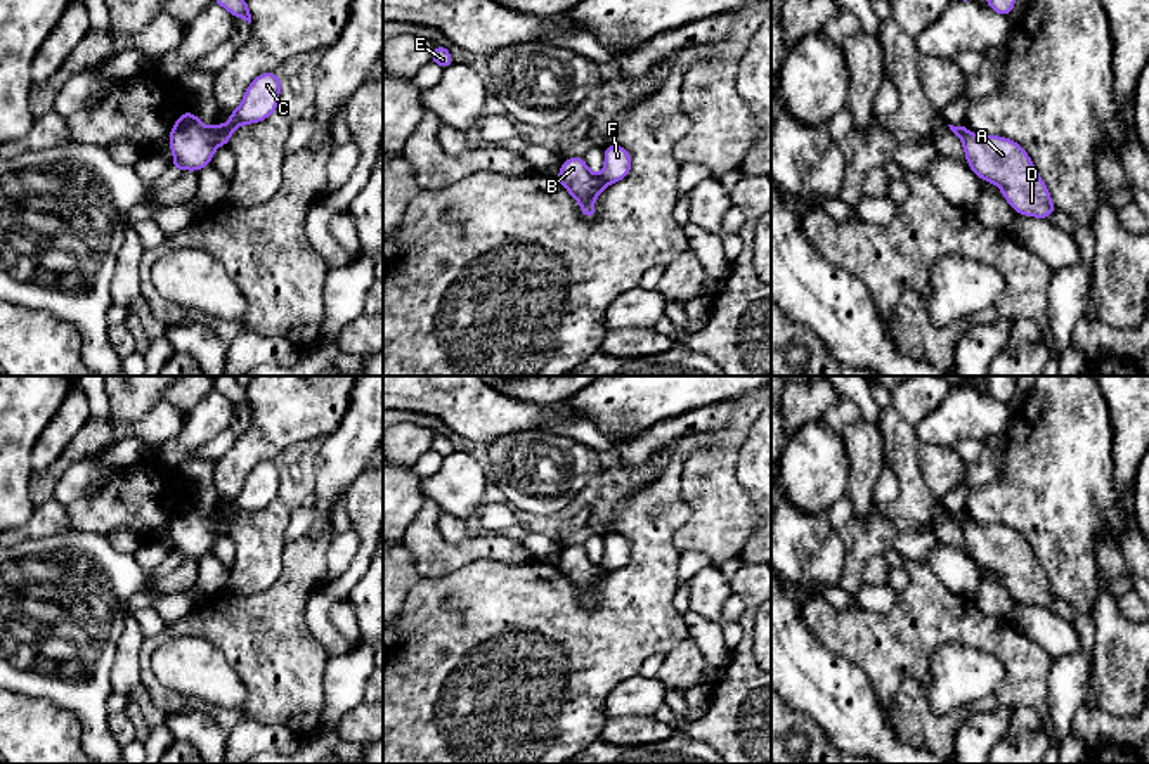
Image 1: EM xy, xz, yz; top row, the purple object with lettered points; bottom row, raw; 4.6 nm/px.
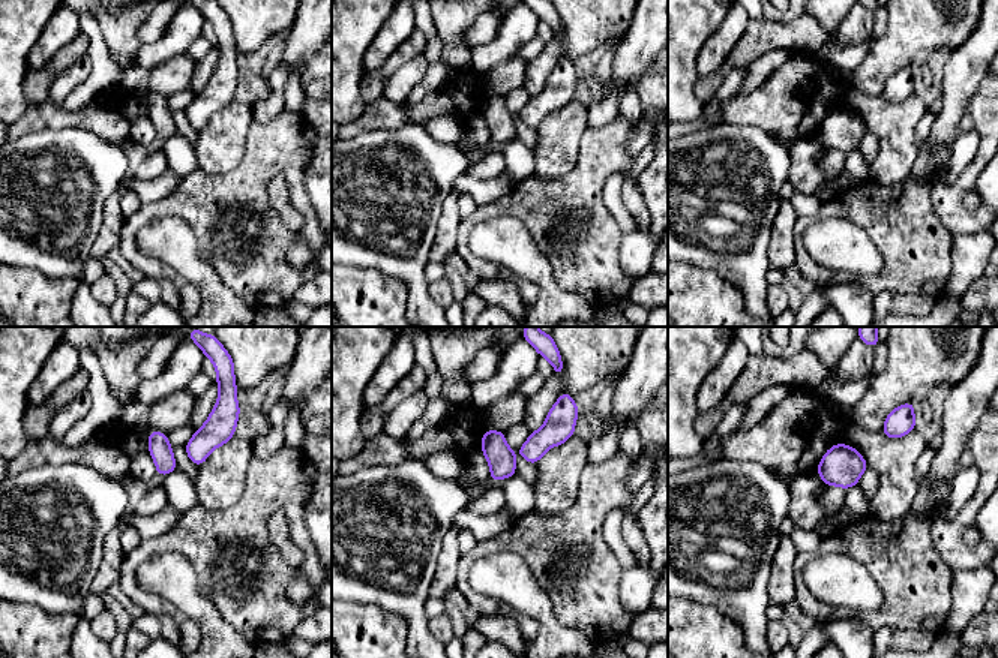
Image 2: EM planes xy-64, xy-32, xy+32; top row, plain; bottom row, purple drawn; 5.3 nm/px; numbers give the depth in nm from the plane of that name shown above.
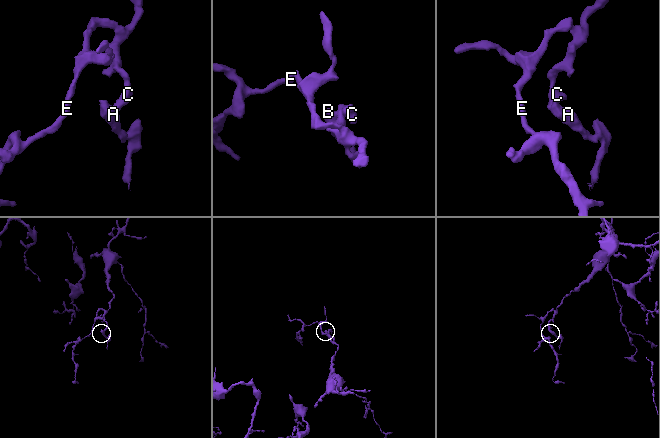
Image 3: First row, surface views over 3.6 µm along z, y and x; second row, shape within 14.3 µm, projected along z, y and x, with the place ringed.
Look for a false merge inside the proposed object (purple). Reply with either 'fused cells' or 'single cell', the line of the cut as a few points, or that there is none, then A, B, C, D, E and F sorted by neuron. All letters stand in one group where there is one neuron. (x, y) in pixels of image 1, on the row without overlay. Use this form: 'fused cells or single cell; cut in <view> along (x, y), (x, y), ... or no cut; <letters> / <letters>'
fused cells; cut in xy along (212, 517), (219, 530); A B D / C E F

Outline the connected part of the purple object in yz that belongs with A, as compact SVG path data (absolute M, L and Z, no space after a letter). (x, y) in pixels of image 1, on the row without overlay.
M965 516L962 532L969 556L977 567L996 572L1016 601L1048 608L1055 599L1045 570L1017 530L1000 523L979 525Z

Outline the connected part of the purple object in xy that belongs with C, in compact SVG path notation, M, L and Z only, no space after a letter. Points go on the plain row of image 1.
M276 461L258 463L246 476L243 490L236 499L230 499L230 508L225 513L215 513L213 521L220 534L227 534L232 520L248 511L260 511L274 499L281 480L281 466Z

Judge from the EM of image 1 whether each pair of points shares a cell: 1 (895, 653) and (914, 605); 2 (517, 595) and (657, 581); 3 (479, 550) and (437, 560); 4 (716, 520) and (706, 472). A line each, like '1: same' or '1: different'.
1: same
2: same
3: same
4: same

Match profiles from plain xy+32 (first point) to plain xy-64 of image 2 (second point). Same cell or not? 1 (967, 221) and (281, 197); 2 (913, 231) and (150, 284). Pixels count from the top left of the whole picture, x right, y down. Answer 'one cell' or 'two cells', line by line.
1: one cell
2: two cells

